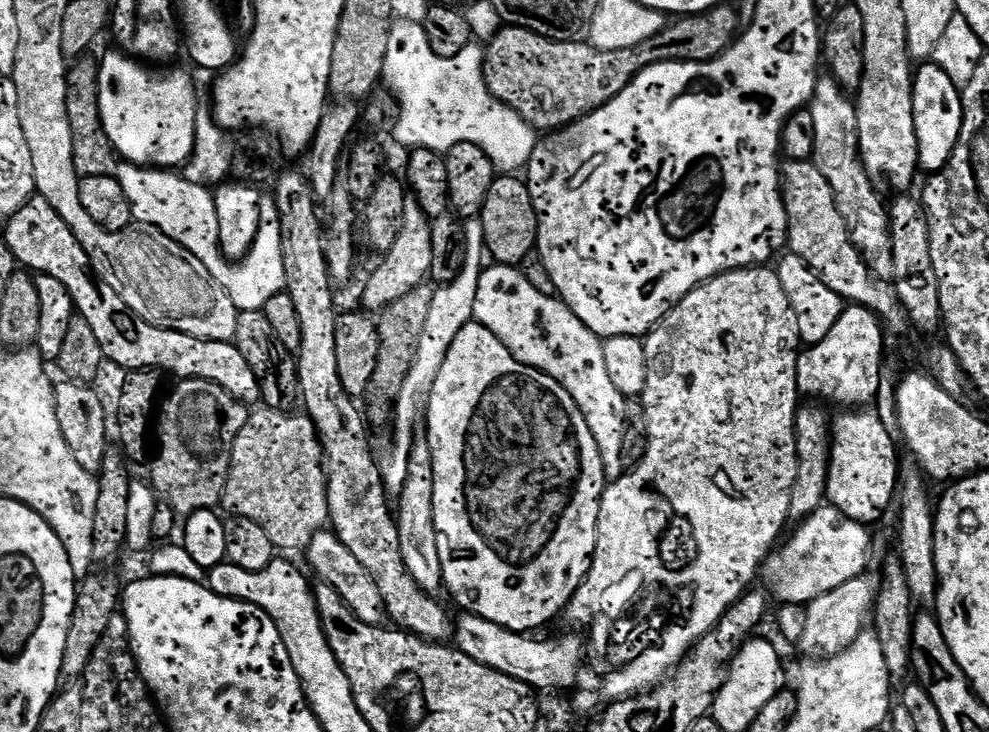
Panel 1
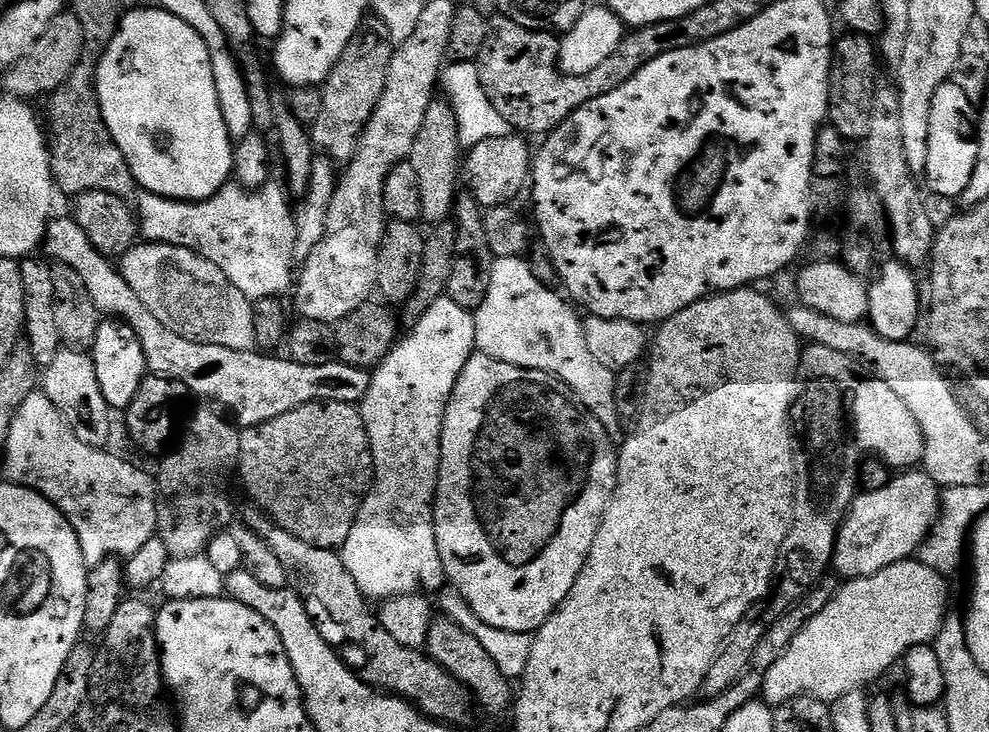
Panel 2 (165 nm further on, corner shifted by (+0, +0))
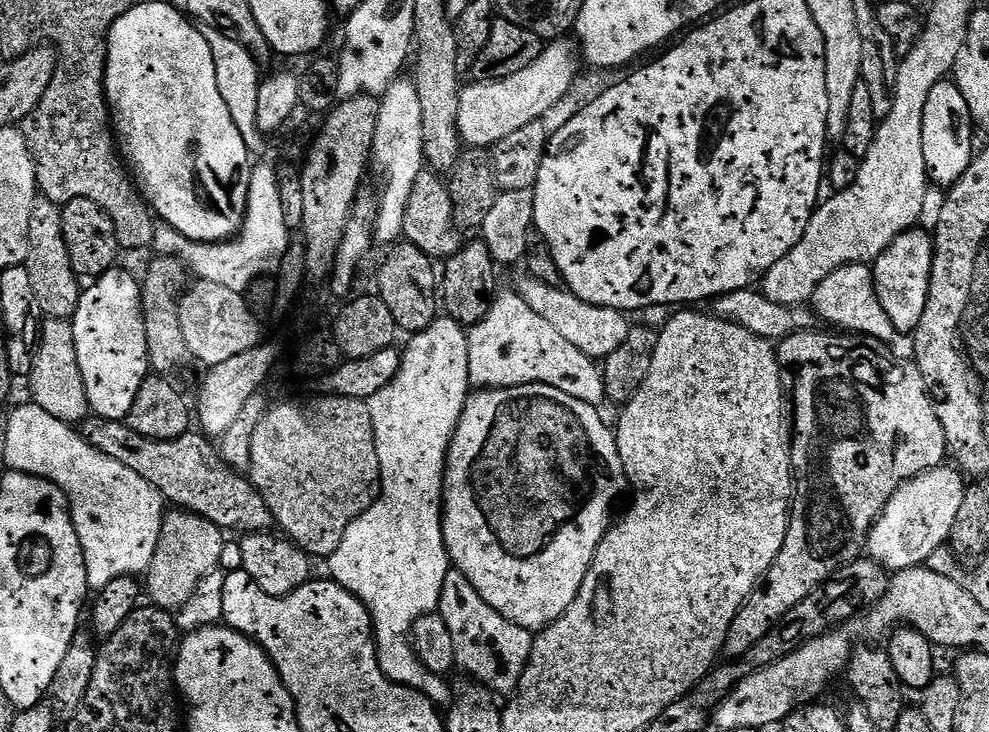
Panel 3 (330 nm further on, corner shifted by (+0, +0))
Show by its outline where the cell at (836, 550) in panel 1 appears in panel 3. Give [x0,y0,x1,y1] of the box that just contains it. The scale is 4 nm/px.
[867,467,966,574]

